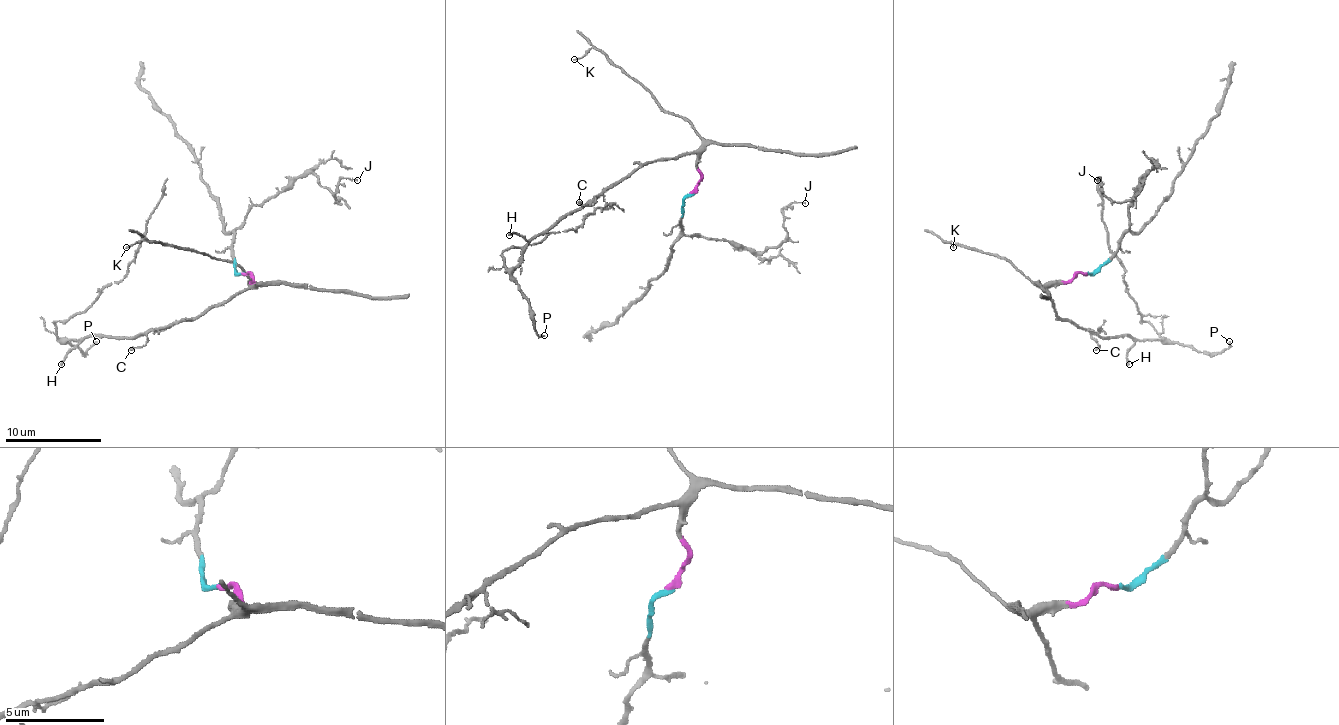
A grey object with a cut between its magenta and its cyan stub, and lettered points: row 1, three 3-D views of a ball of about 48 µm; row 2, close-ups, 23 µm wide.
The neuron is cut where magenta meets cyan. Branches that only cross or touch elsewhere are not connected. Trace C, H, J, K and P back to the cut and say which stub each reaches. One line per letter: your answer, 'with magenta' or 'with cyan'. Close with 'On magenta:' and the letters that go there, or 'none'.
C: with magenta
H: with magenta
J: with cyan
K: with magenta
P: with magenta
On magenta: C, H, K, P

